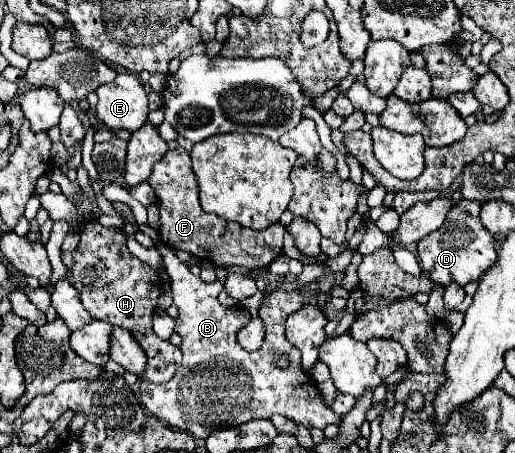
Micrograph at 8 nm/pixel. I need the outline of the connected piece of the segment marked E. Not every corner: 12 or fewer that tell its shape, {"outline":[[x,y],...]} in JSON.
{"outline":[[121,72],[97,90],[96,117],[109,130],[147,122],[147,94]]}

